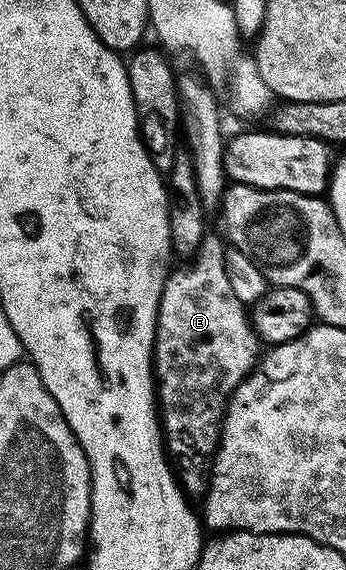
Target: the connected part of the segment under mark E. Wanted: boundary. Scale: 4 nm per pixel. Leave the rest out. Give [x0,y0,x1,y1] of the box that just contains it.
[152,241,262,496]

